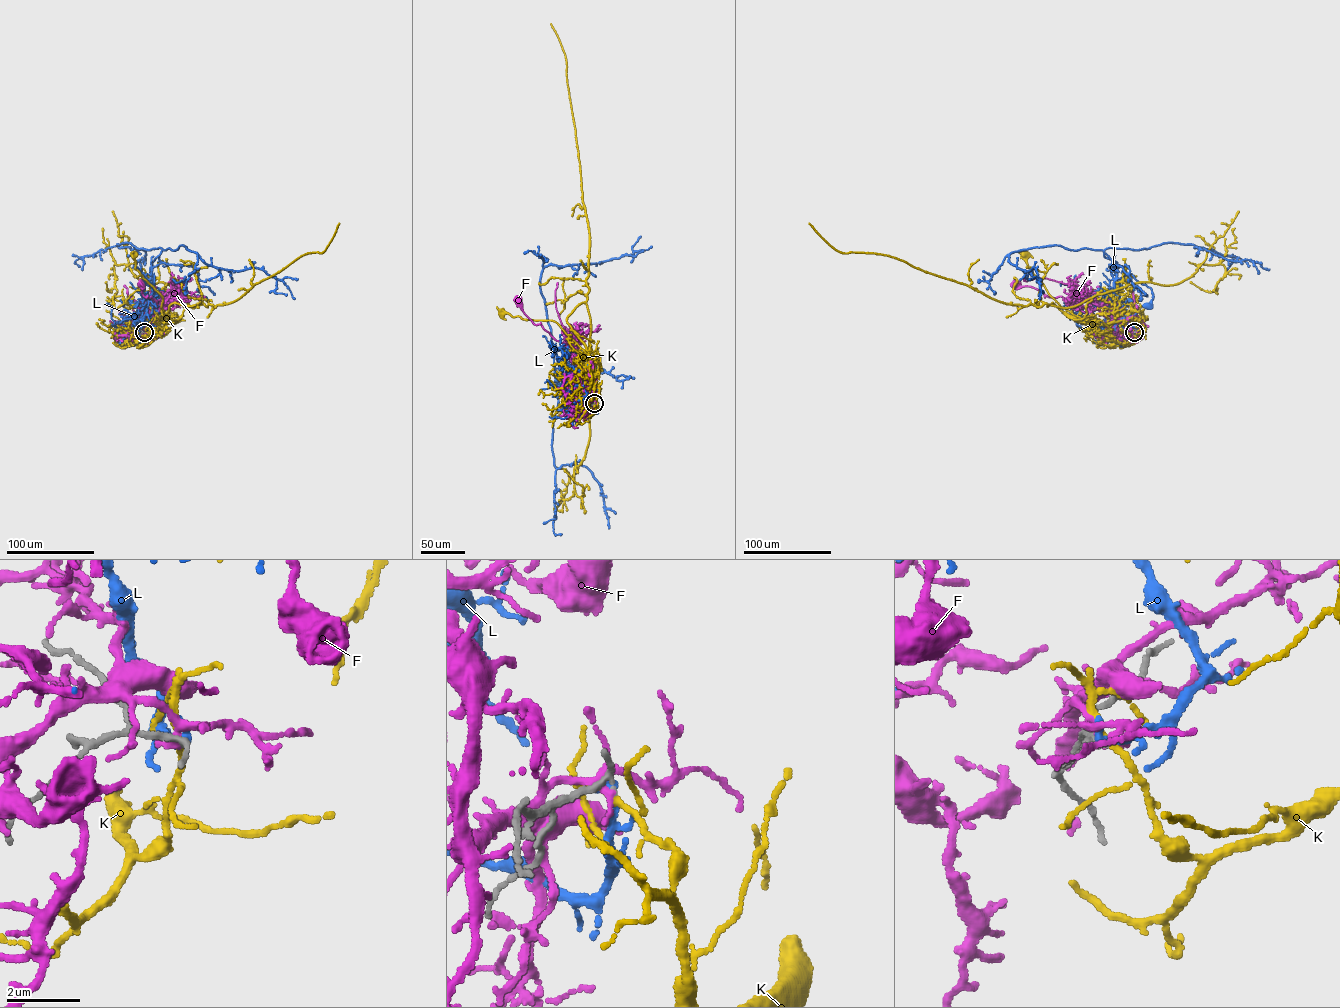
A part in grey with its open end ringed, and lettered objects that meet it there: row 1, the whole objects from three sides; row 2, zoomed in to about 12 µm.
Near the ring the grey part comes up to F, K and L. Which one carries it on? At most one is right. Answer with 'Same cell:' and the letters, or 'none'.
Same cell: none

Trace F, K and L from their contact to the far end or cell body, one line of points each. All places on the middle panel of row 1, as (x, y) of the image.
F: (594, 403), (590, 405), (588, 397), (584, 395), (563, 344), (540, 323), (533, 323), (517, 301)
K: (594, 403), (596, 409), (592, 392), (594, 367), (589, 354), (558, 324), (501, 312)
L: (594, 403), (574, 397), (568, 382), (565, 399), (578, 415), (586, 418), (595, 410)

